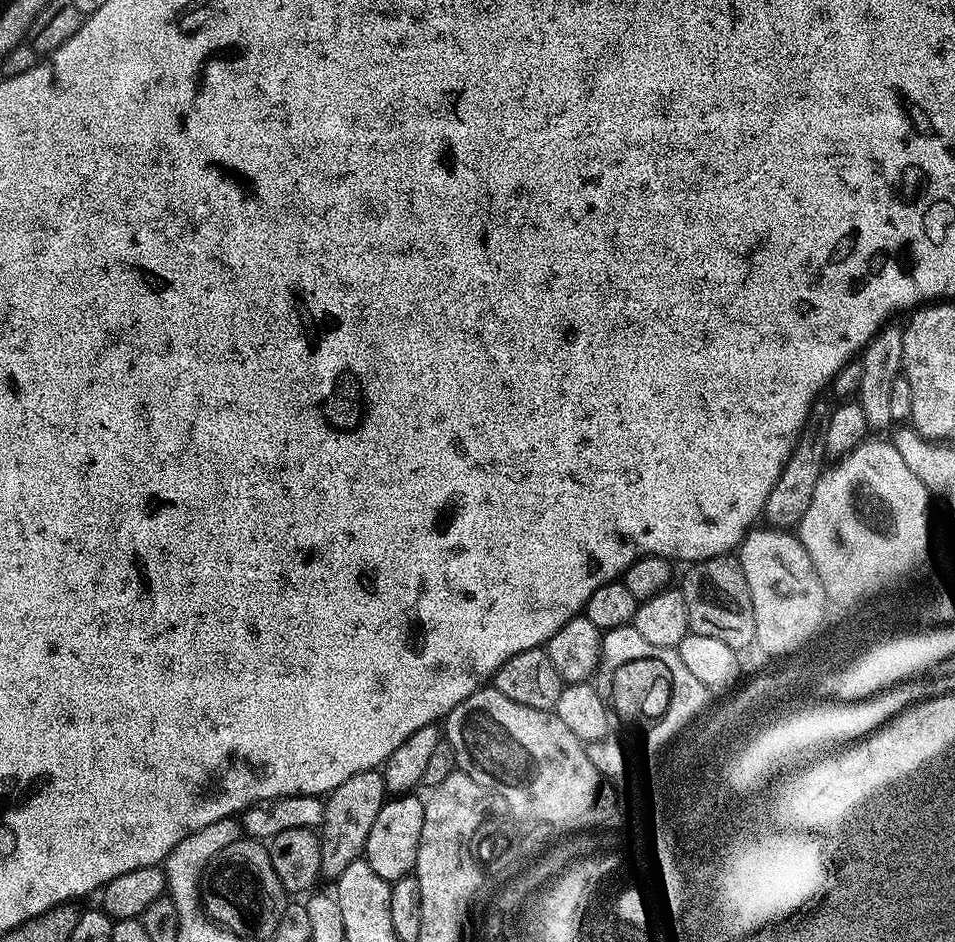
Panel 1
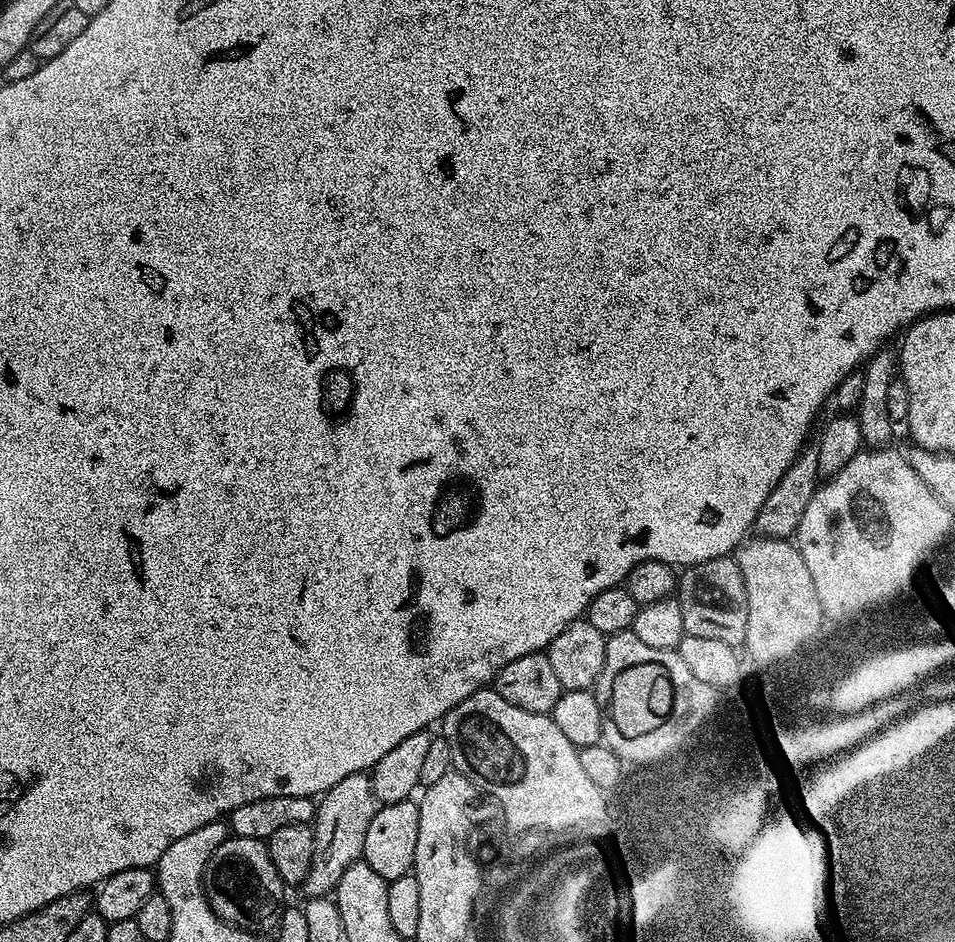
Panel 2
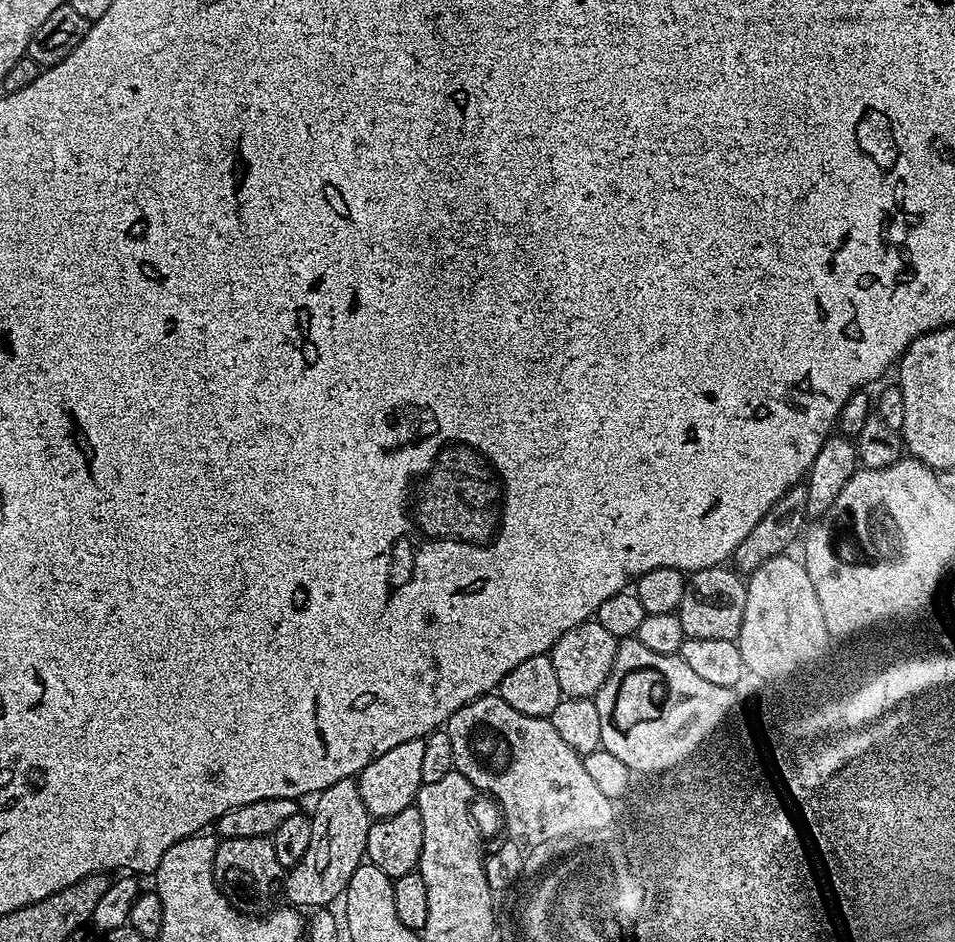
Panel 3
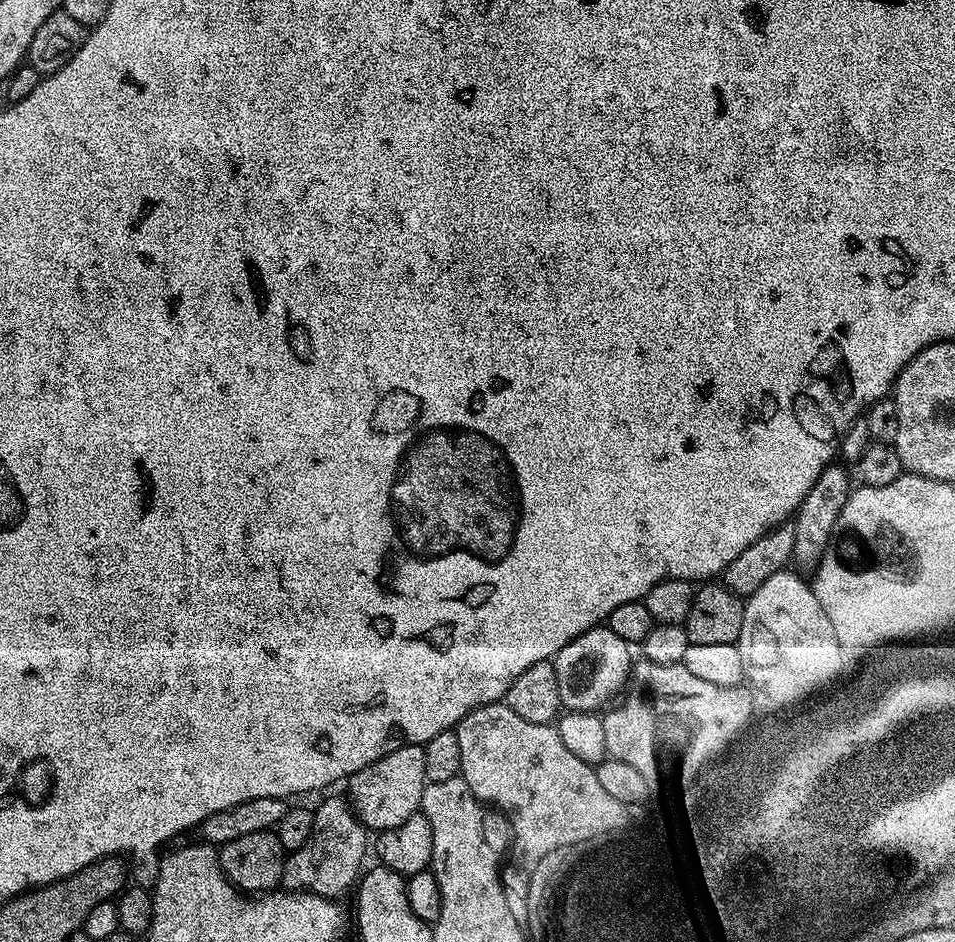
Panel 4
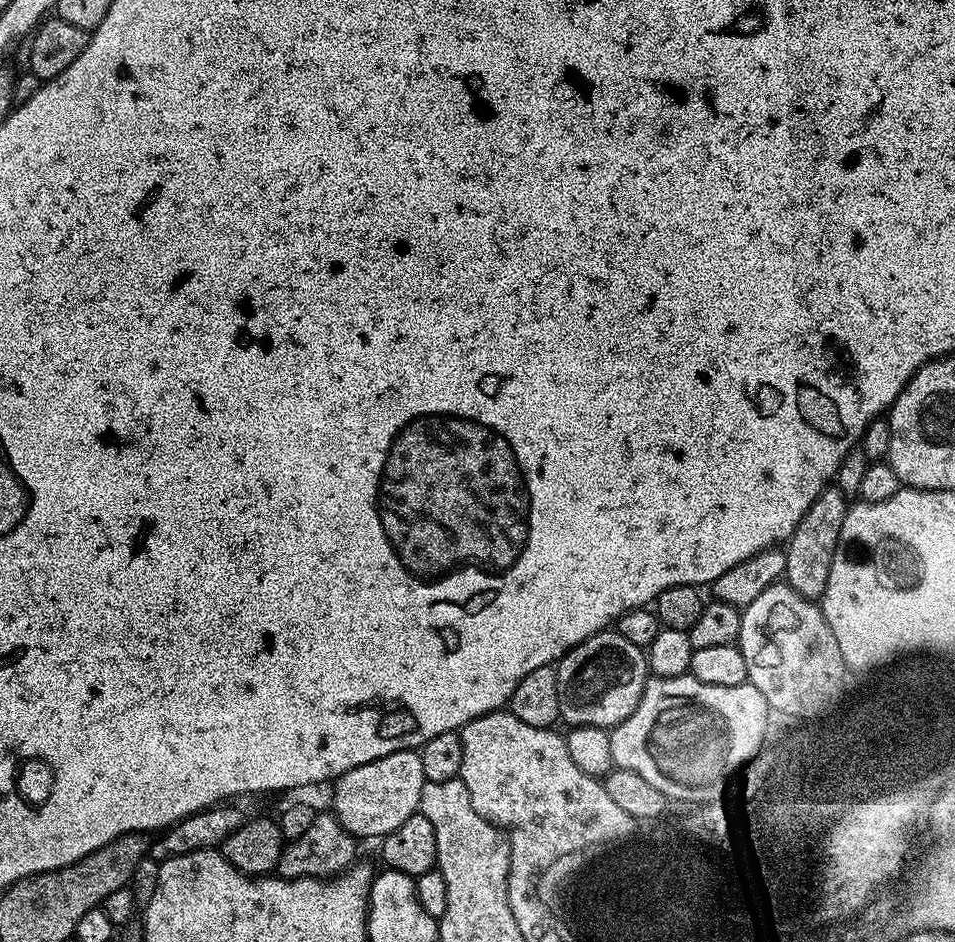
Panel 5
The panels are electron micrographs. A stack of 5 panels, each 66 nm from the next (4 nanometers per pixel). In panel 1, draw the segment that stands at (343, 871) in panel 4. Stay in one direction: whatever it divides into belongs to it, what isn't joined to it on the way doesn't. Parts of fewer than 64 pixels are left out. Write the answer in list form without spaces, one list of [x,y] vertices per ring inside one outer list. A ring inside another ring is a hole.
[[[376,770],[354,774],[354,778],[346,778],[342,786],[327,793],[324,800],[324,822],[318,829],[322,850],[320,870],[325,877],[340,876],[342,870],[350,866],[350,862],[361,859],[370,826],[374,826],[374,818],[378,818],[378,810],[382,810],[385,799],[384,777]]]

